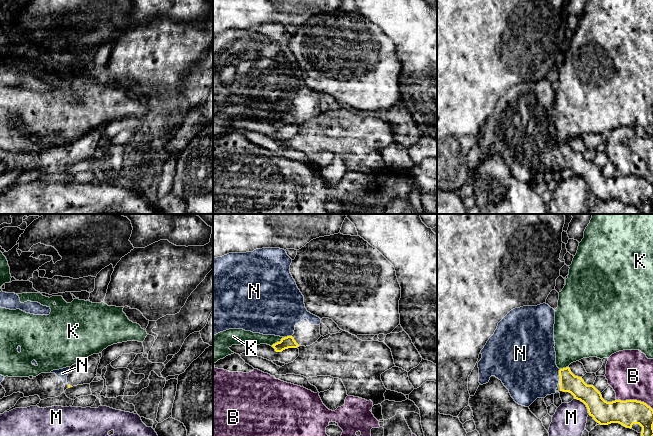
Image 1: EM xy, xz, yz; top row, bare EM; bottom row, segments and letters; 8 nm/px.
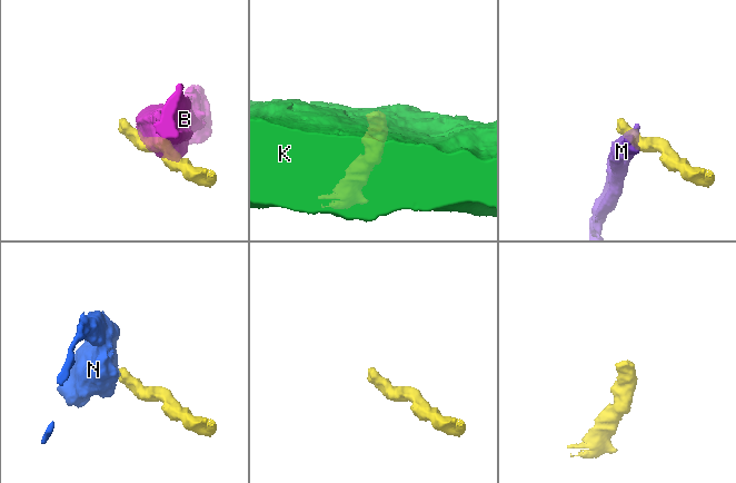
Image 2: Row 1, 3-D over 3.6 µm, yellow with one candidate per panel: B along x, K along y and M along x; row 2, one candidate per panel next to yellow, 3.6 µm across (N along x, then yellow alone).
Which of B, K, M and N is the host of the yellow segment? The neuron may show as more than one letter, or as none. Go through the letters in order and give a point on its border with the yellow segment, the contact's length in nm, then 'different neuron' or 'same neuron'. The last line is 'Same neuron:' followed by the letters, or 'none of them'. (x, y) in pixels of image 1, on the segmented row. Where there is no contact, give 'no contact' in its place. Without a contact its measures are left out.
B: meets yellow in yz at (634, 400); contact 300 nm long; different neuron
K: meets yellow in xz at (277, 342); contact 130 nm long; different neuron
M: meets yellow in yz at (584, 403); contact 180 nm long; different neuron
N: meets yellow in yz at (559, 375); contact 100 nm long; same neuron
Same neuron: N

